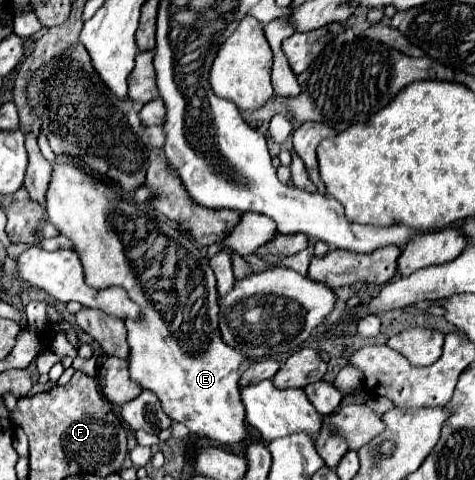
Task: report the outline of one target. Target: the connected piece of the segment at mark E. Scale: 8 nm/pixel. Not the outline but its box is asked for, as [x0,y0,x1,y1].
[24,133,248,445]

